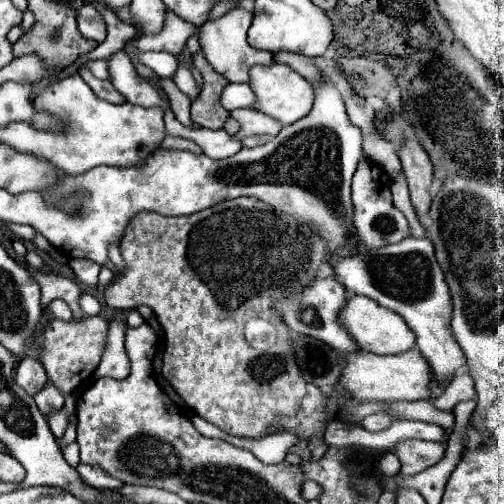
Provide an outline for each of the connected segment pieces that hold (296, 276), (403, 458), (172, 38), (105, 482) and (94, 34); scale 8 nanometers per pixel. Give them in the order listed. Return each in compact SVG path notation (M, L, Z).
M238 197L238 199L222 201L222 203L218 203L210 209L204 209L200 213L184 215L184 217L164 217L158 213L138 213L128 223L128 229L124 231L124 237L120 239L120 251L122 251L126 269L122 273L118 273L110 281L110 285L106 287L106 291L104 291L106 303L110 307L122 309L122 311L130 311L130 309L136 309L140 305L148 305L156 313L156 319L158 319L158 323L162 323L164 339L166 339L166 363L164 363L162 373L168 379L168 383L178 391L178 395L186 401L188 407L192 407L200 417L204 417L212 425L220 427L222 431L230 433L230 435L236 435L236 437L250 437L250 439L266 437L268 425L280 425L280 431L290 431L304 443L310 443L314 439L324 437L324 429L328 427L328 421L330 421L328 407L326 407L328 397L316 385L310 385L300 377L300 369L298 369L294 355L292 355L290 331L280 321L278 313L274 311L274 303L278 299L288 297L296 291L302 291L316 277L318 267L324 263L326 245L312 229L300 225L292 215L280 213L256 197Z
M400 441L392 453L402 463L402 475L416 475L432 465L436 465L444 457L446 447L442 443L430 441Z
M166 11L165 24L158 35L144 35L138 41L134 41L138 51L168 51L172 55L182 53L186 47L186 41L194 35L196 27L192 23L182 21L172 11Z
M80 463L76 467L76 471L80 473L80 477L84 483L90 483L96 489L120 489L124 483L120 479L110 477L108 473L104 473L100 467L92 467L92 465L84 465Z
M84 3L80 7L80 13L76 15L76 19L78 19L80 33L86 39L98 39L98 41L102 41L106 37L106 23L104 23L104 19L100 17L100 13L90 3Z

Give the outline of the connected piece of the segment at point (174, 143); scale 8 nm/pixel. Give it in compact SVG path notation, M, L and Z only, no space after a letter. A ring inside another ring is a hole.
M166 135L160 147L166 149L186 149L195 154L202 153L202 149L194 141L183 140L181 137L173 137L171 135Z

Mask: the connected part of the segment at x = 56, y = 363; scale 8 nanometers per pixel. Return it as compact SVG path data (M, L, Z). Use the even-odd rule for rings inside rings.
M86 317L80 321L60 321L54 319L46 325L44 329L44 343L40 351L40 361L44 369L48 371L48 379L64 393L72 393L78 383L94 373L94 369L100 363L104 345L106 345L106 331L108 331L108 321L104 317Z

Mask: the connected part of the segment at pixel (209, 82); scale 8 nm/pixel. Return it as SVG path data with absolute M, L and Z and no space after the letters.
M202 53L194 57L194 65L202 73L204 87L202 87L200 97L192 101L192 121L200 127L222 129L228 119L228 111L220 105L220 93L228 81L208 65Z

